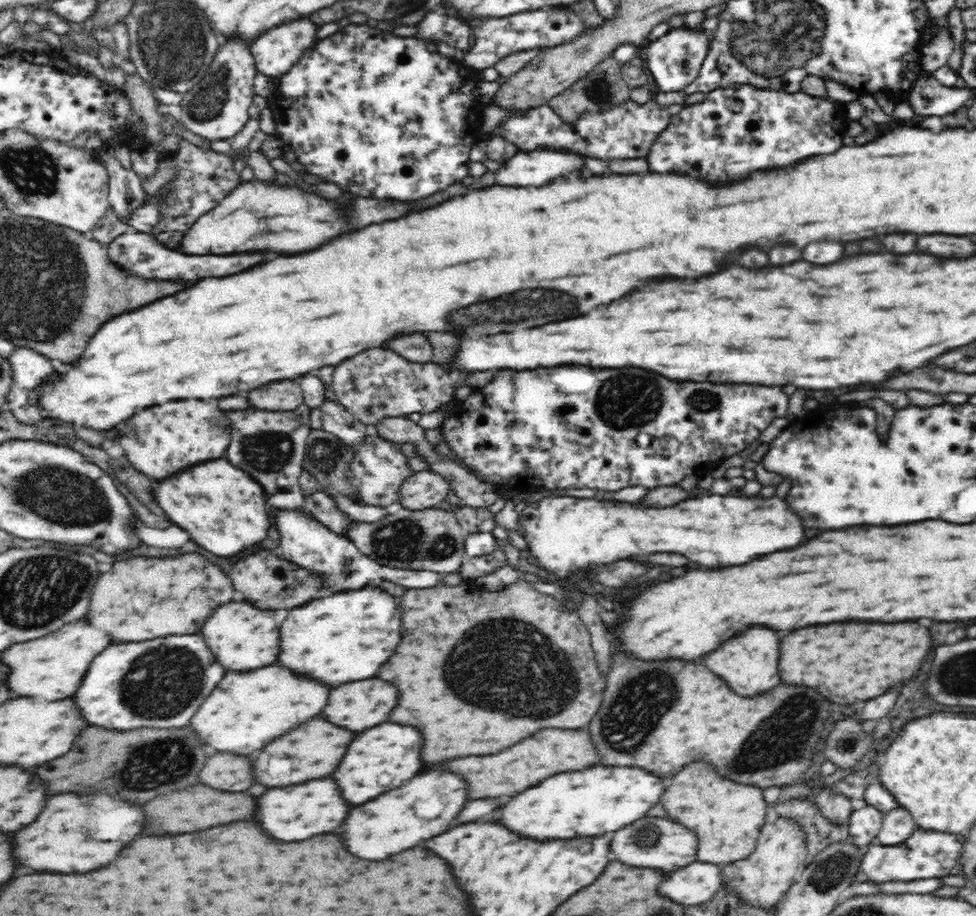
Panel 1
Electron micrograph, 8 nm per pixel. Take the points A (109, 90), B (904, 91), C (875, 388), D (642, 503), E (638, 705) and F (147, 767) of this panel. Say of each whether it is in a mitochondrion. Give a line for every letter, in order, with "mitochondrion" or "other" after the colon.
A: other
B: other
C: other
D: other
E: mitochondrion
F: mitochondrion

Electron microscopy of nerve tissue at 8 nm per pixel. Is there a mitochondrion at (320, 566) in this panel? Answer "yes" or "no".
no

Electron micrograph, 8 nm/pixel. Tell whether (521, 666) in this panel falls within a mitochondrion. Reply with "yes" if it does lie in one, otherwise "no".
yes

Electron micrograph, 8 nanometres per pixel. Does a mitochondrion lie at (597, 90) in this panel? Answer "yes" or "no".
yes

